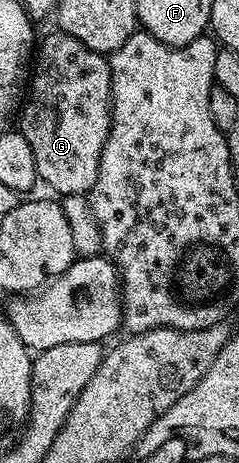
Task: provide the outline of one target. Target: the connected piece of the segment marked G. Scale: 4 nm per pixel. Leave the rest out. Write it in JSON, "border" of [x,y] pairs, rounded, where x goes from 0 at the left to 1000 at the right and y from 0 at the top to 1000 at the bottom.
{"border":[[[222,67],[184,91],[163,91],[142,114],[142,147],[109,192],[109,216],[75,244],[75,283],[142,326],[155,384],[222,408],[234,421],[343,417],[364,421],[410,387],[427,317],[469,272],[469,164],[452,123],[360,102],[310,76]]]}

